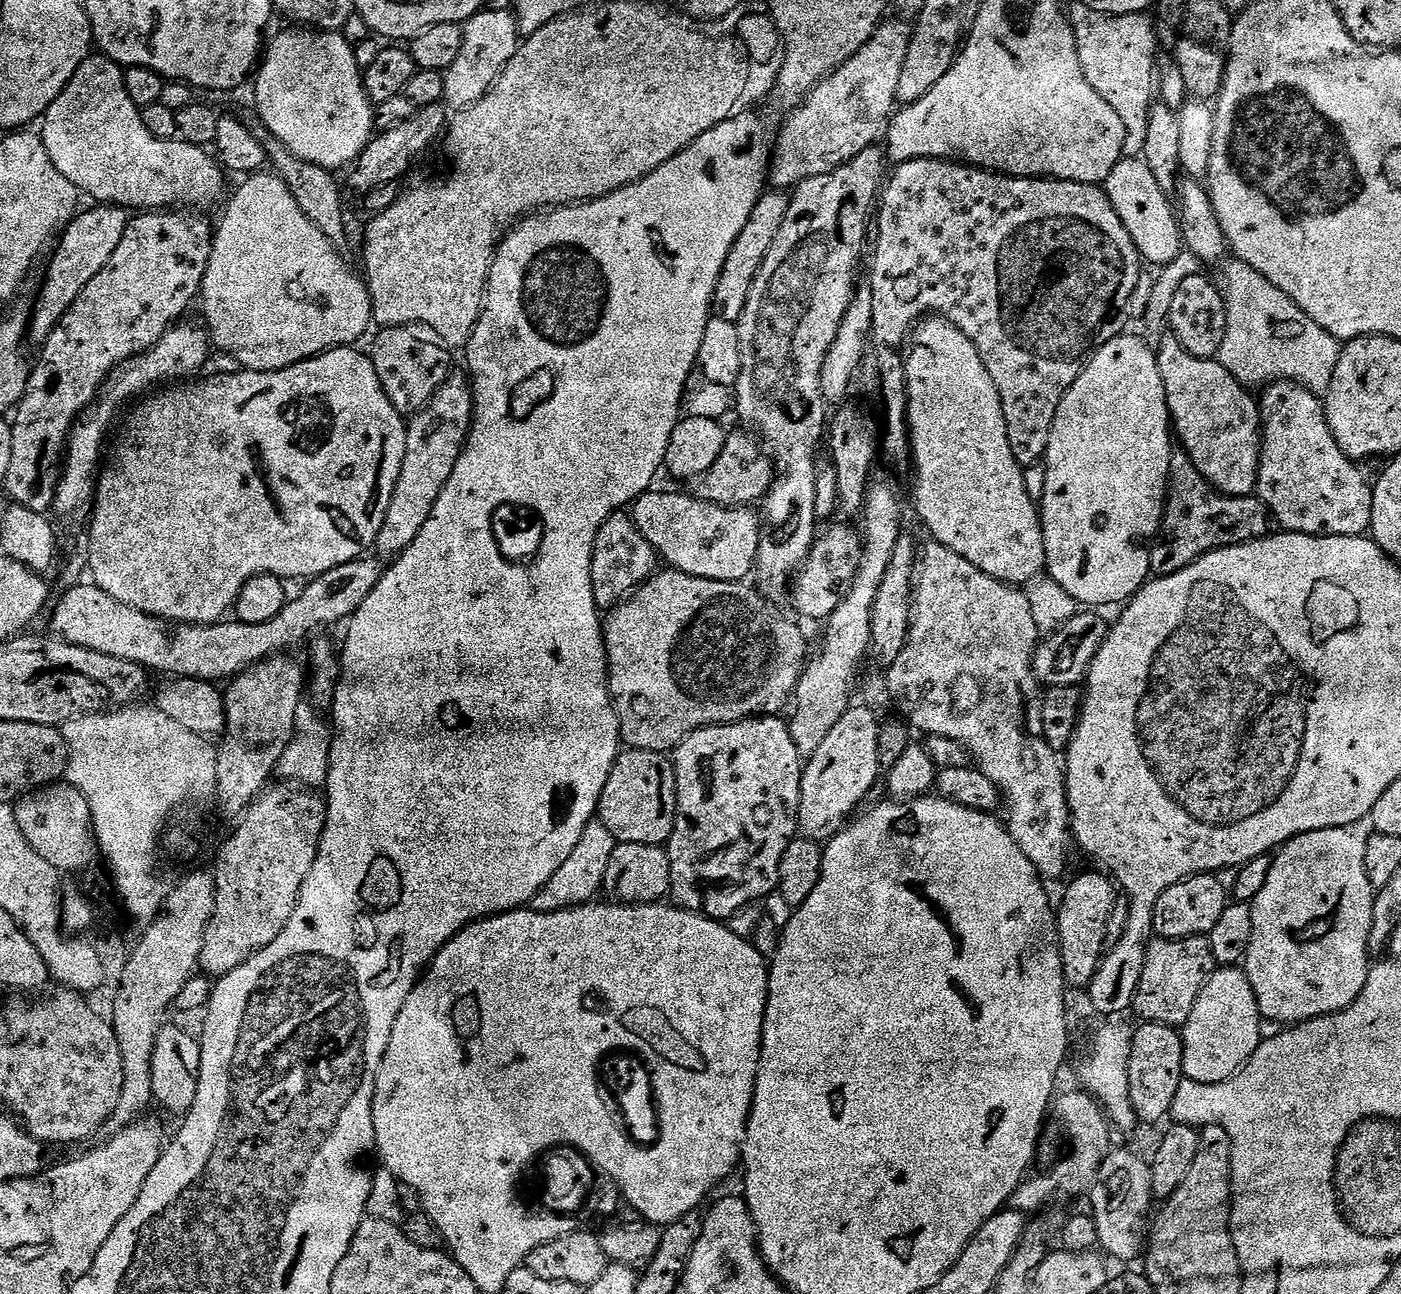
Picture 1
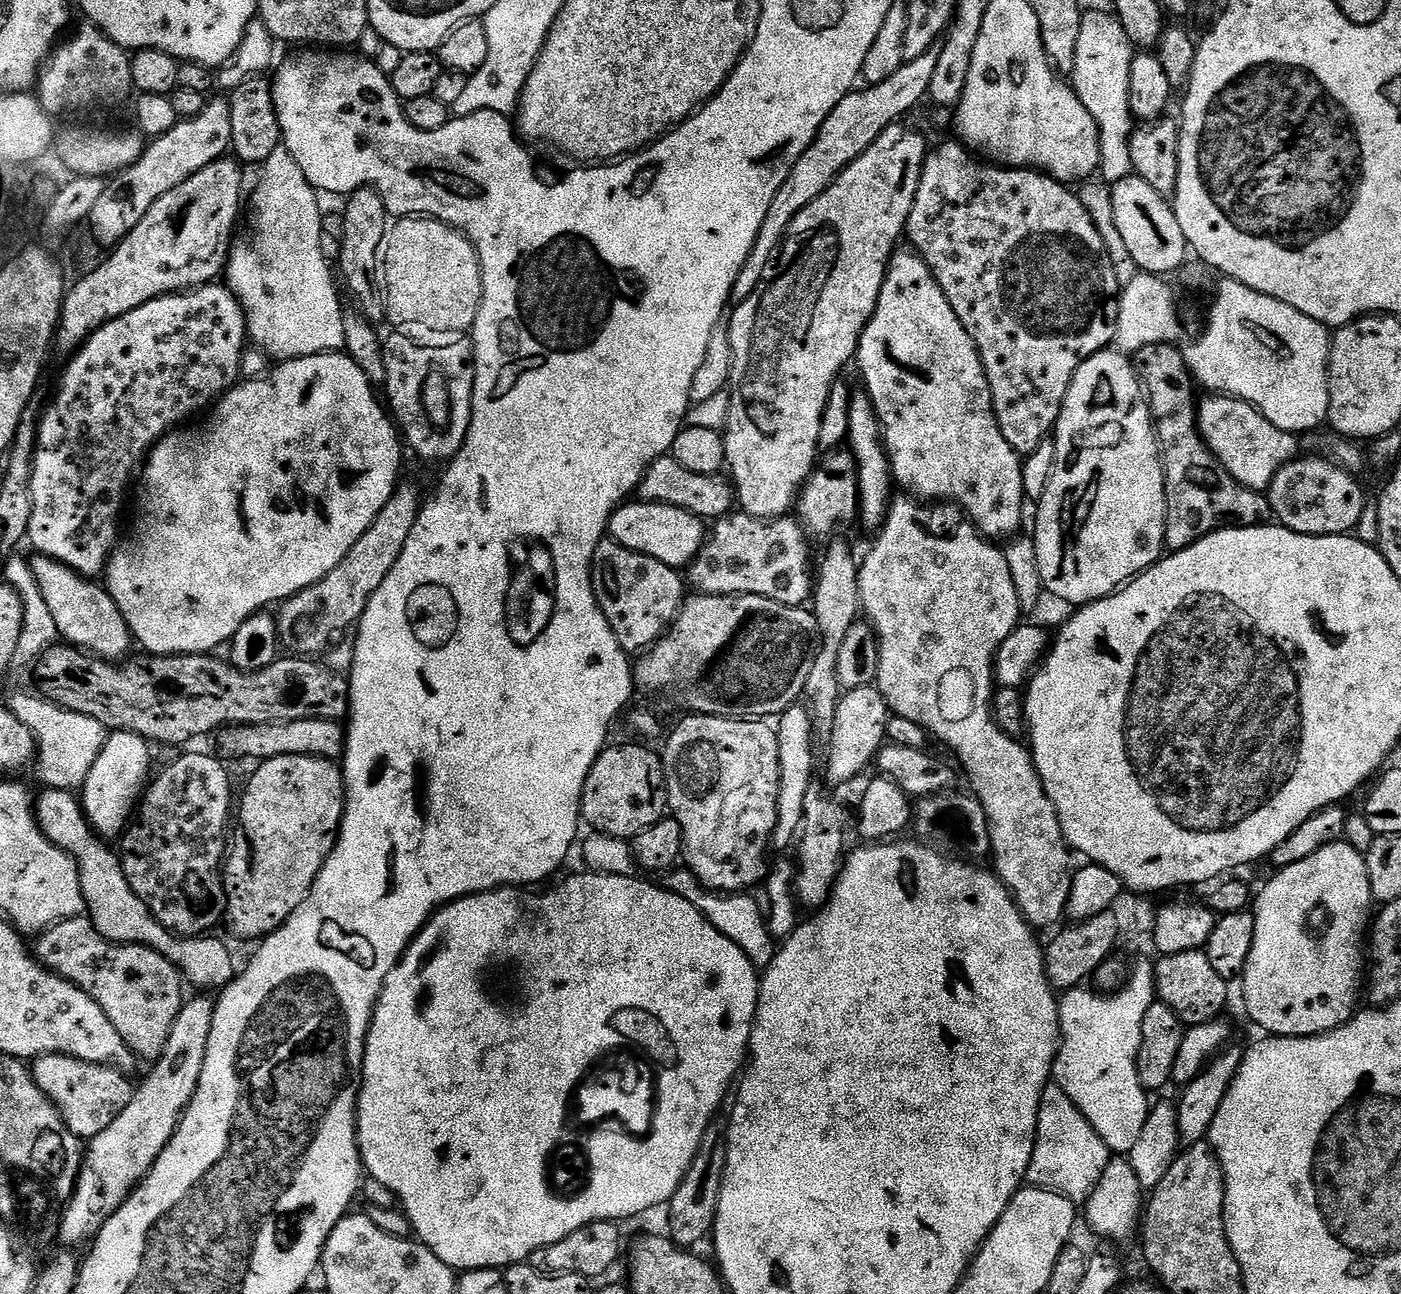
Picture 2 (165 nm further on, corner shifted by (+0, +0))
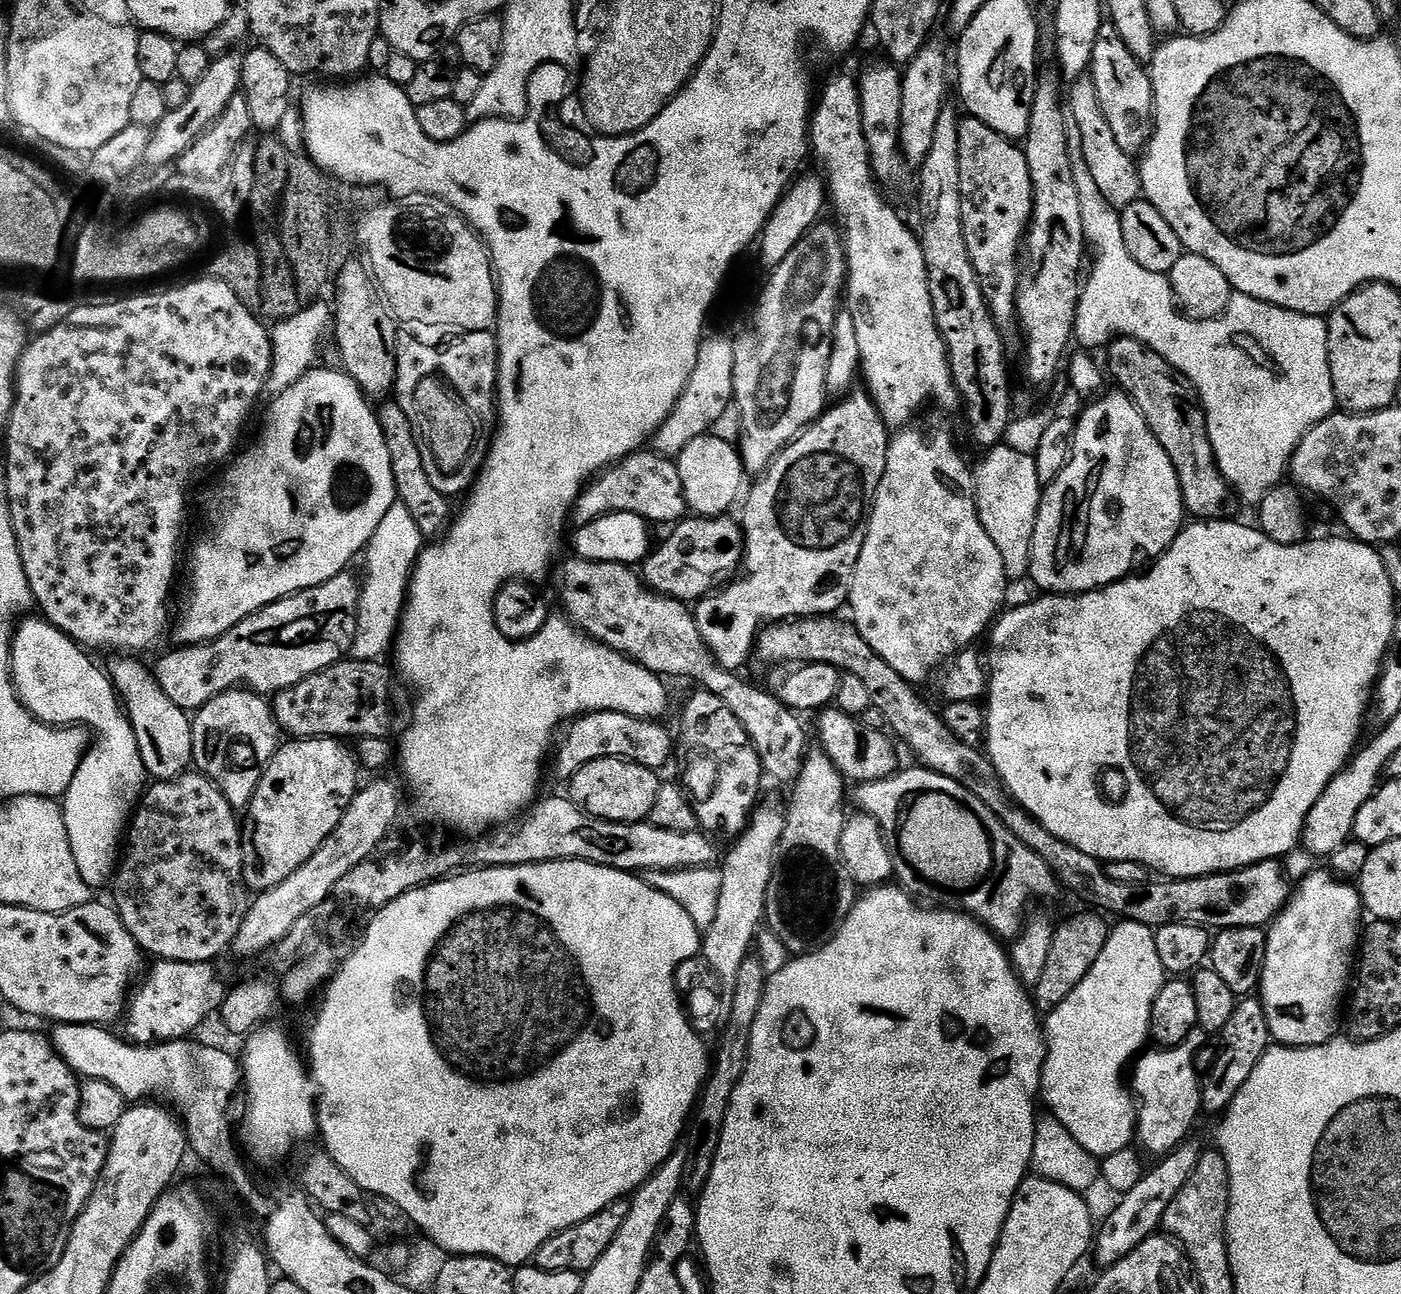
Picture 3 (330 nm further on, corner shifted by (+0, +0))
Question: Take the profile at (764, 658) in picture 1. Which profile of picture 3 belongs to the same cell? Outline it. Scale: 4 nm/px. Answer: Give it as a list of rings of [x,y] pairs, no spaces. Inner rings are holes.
[[[822,616],[819,618],[793,618],[787,622],[777,622],[775,624],[761,627],[760,635],[756,637],[756,642],[754,645],[755,659],[760,659],[761,662],[764,664],[792,664],[788,666],[799,666],[801,664],[833,664],[835,668],[843,670],[849,676],[853,676],[854,678],[862,678],[862,682],[865,684],[866,690],[870,690],[870,702],[872,703],[872,706],[882,710],[883,717],[886,718],[886,722],[888,723],[888,728],[891,729],[892,732],[893,730],[896,731],[896,734],[894,733],[895,739],[899,741],[901,745],[903,745],[902,743],[904,743],[905,746],[908,747],[909,750],[912,751],[918,759],[920,759],[917,761],[919,761],[919,763],[923,765],[923,767],[927,768],[928,771],[937,772],[938,774],[942,774],[946,778],[954,778],[954,782],[958,782],[962,786],[966,786],[966,790],[970,790],[971,792],[973,792],[973,794],[980,799],[981,805],[983,805],[983,807],[987,809],[987,811],[989,808],[989,810],[993,812],[991,815],[995,817],[995,819],[1001,820],[1002,823],[1007,826],[1007,828],[1011,830],[1011,832],[1014,833],[1014,835],[1017,836],[1017,838],[1019,838],[1019,840],[1021,840],[1025,846],[1027,846],[1027,848],[1029,848],[1030,850],[1034,850],[1038,854],[1038,858],[1042,858],[1042,862],[1046,862],[1046,866],[1050,866],[1050,870],[1056,875],[1059,887],[1063,889],[1063,891],[1065,888],[1065,890],[1068,891],[1070,895],[1077,896],[1077,898],[1080,899],[1082,903],[1084,903],[1081,905],[1087,906],[1089,909],[1092,910],[1099,910],[1101,913],[1107,914],[1109,917],[1120,916],[1116,918],[1119,918],[1121,921],[1133,920],[1134,922],[1144,924],[1147,928],[1153,930],[1161,928],[1162,926],[1170,926],[1171,924],[1198,926],[1199,928],[1207,928],[1209,930],[1219,930],[1222,928],[1264,928],[1265,926],[1271,925],[1272,921],[1280,915],[1280,911],[1288,905],[1290,884],[1288,888],[1288,880],[1286,877],[1284,877],[1284,868],[1282,865],[1280,865],[1283,863],[1281,863],[1279,859],[1263,860],[1261,864],[1252,864],[1249,866],[1249,868],[1242,868],[1234,872],[1217,872],[1215,876],[1196,876],[1192,880],[1164,878],[1159,881],[1161,884],[1155,884],[1155,882],[1149,882],[1146,884],[1123,884],[1122,882],[1114,882],[1108,876],[1105,865],[1101,863],[1101,861],[1095,860],[1095,858],[1090,854],[1086,854],[1082,850],[1078,850],[1074,846],[1070,846],[1069,844],[1067,844],[1066,842],[1062,842],[1058,838],[1054,838],[1054,834],[1050,834],[1050,832],[1043,828],[1043,826],[1035,819],[1033,819],[1032,816],[1029,816],[1028,812],[1025,811],[1024,808],[1020,807],[1020,805],[1017,804],[1016,801],[1008,795],[1008,792],[1004,788],[1004,785],[1000,782],[1000,775],[997,774],[996,767],[992,765],[992,762],[988,759],[987,755],[985,755],[985,753],[981,751],[979,747],[973,746],[971,744],[962,743],[962,741],[960,741],[959,738],[956,737],[955,734],[953,734],[952,731],[950,731],[950,729],[946,727],[946,725],[944,725],[944,721],[938,715],[937,709],[935,712],[935,710],[932,709],[926,701],[922,700],[916,694],[917,689],[913,687],[913,685],[909,684],[908,681],[904,680],[902,678],[902,674],[898,674],[898,670],[894,670],[894,666],[886,666],[886,662],[882,662],[882,658],[878,658],[878,654],[874,654],[874,650],[870,650],[870,646],[864,641],[864,639],[862,638],[862,634],[860,633],[860,631],[857,630],[855,624],[851,622],[845,622],[845,624],[843,624],[842,621],[836,619],[840,618],[833,618],[832,616]]]

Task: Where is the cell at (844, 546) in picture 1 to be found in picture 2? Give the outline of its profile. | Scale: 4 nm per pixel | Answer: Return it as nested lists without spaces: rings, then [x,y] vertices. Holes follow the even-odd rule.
[[[733,510],[711,525],[700,553],[687,565],[686,580],[705,596],[761,596],[791,608],[807,605],[814,591],[814,562],[808,553],[809,537],[795,519],[759,520],[742,510]]]

